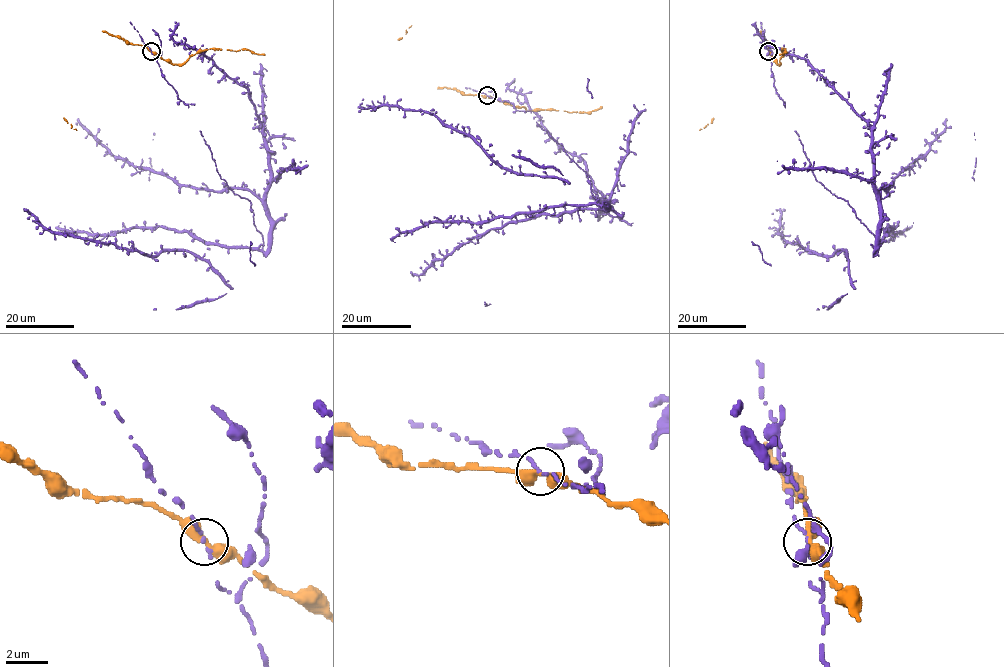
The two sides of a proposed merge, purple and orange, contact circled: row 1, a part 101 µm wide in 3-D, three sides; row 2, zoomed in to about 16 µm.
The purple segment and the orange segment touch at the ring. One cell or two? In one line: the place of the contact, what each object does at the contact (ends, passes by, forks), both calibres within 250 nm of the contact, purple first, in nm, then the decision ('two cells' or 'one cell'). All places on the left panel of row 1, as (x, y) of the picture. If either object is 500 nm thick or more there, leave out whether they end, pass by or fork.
at (151, 51); purple ends there; orange passes by; 200 nm thick on the purple side, 340 nm on the other; two cells

